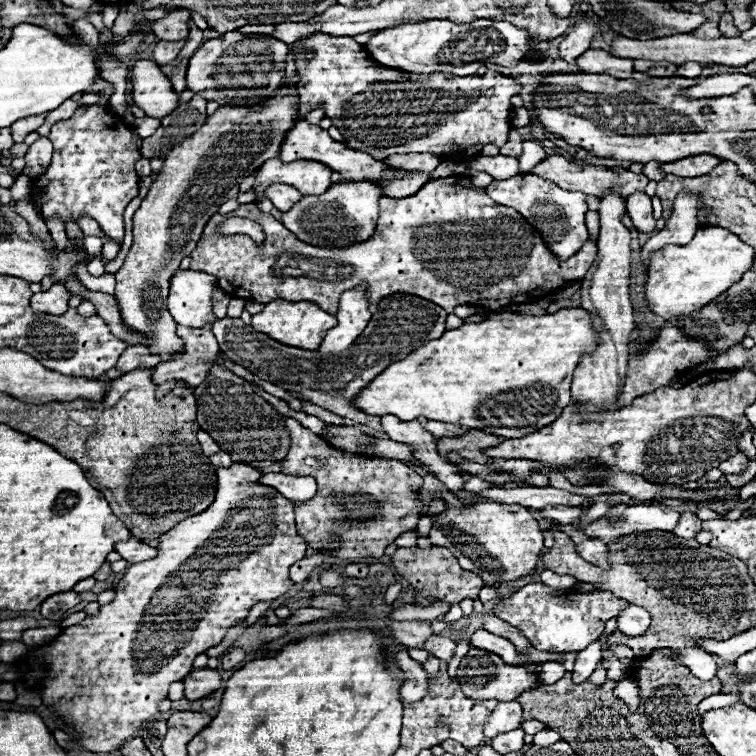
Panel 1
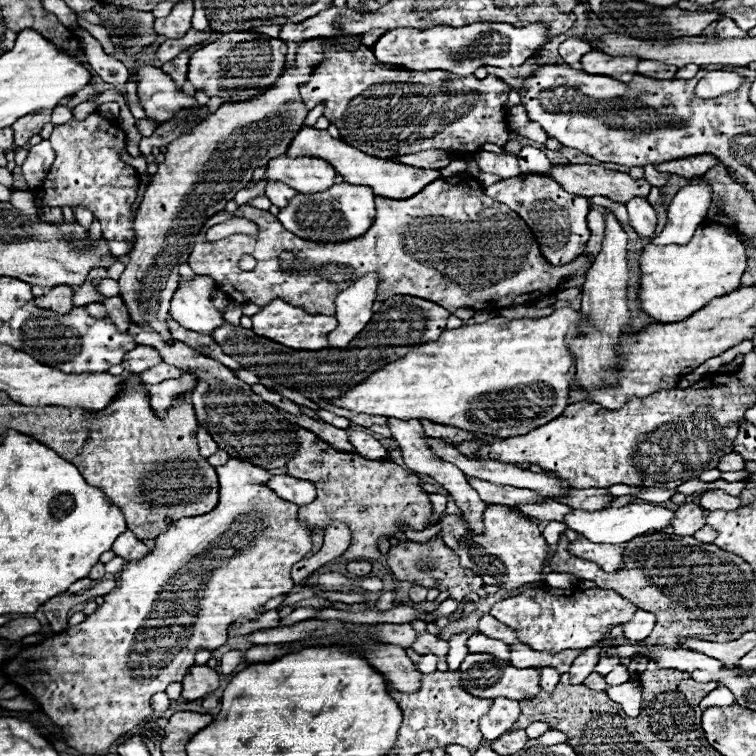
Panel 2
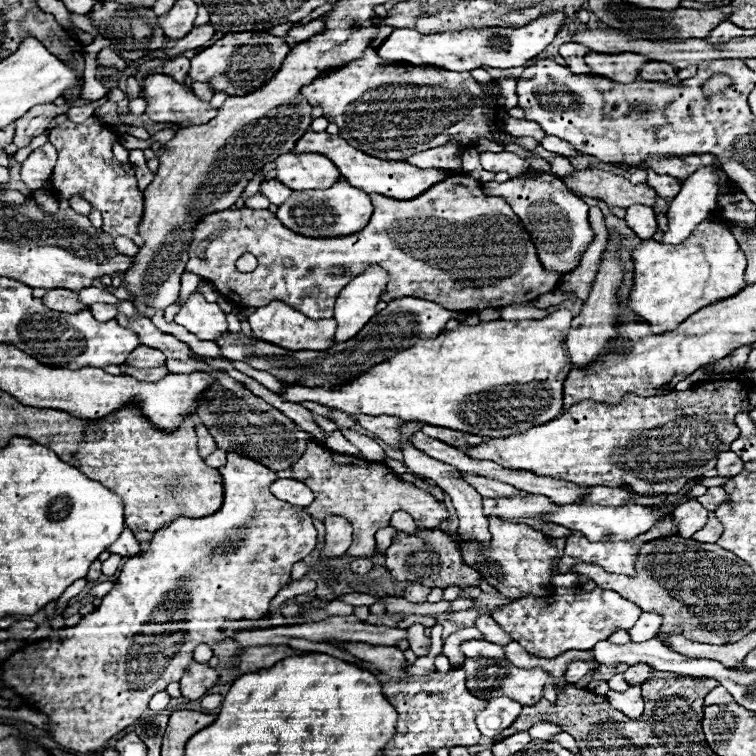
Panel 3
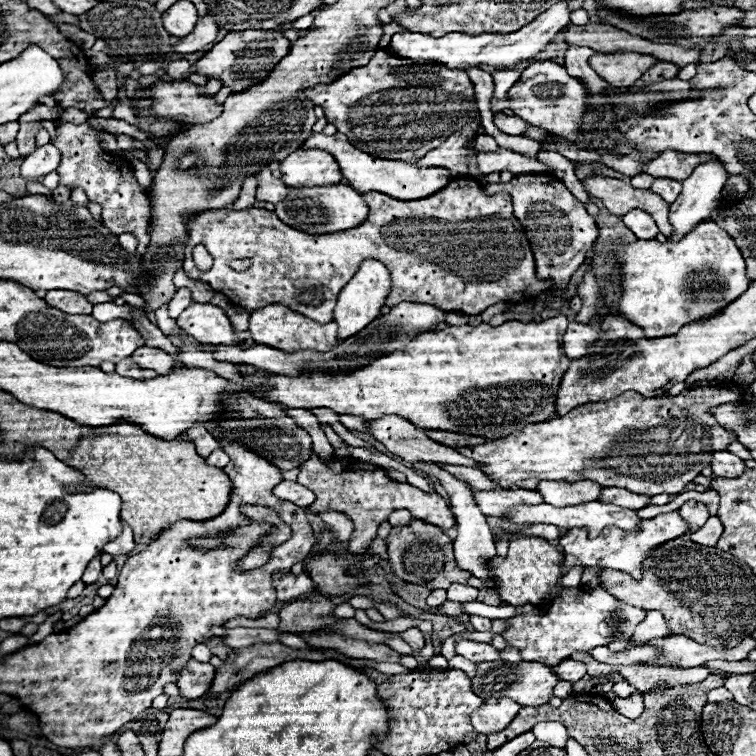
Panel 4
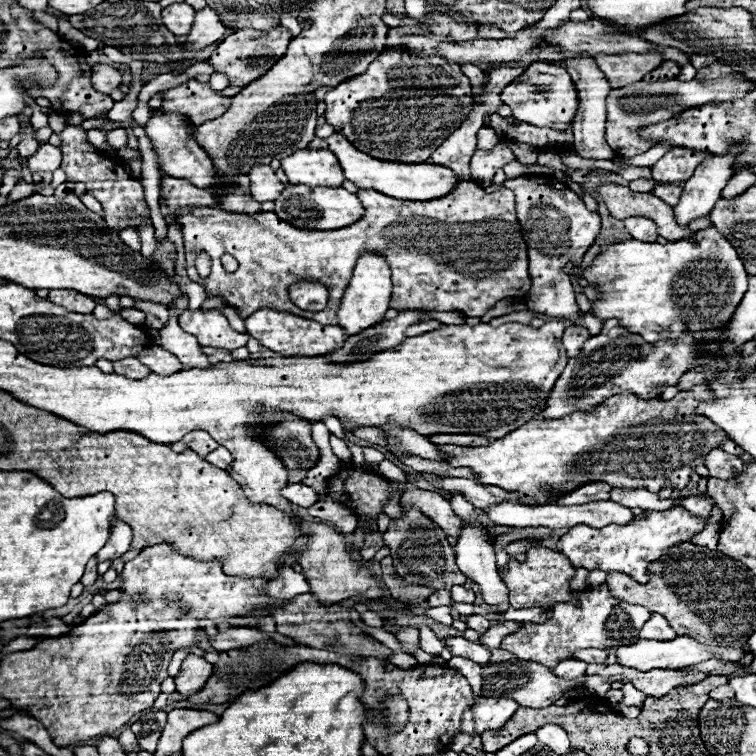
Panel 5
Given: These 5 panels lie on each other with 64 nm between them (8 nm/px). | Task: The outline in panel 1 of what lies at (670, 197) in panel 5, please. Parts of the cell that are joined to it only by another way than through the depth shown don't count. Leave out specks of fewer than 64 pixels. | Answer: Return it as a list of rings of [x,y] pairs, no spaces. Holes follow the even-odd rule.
[[[652,160],[652,162],[648,162],[648,164],[644,164],[644,170],[642,170],[650,180],[656,180],[656,182],[660,182],[662,178],[664,178],[664,170],[660,170],[660,162],[656,162],[656,160]]]

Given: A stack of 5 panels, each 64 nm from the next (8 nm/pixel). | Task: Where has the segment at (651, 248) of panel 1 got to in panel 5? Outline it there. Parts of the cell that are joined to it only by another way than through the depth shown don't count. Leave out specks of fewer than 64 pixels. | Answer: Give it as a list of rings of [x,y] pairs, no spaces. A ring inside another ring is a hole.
[[[732,148],[724,156],[704,160],[694,170],[694,176],[686,180],[680,202],[674,206],[674,218],[680,222],[680,226],[688,226],[692,220],[710,214],[714,204],[720,200],[722,188],[734,176],[732,164],[738,152],[738,148]]]

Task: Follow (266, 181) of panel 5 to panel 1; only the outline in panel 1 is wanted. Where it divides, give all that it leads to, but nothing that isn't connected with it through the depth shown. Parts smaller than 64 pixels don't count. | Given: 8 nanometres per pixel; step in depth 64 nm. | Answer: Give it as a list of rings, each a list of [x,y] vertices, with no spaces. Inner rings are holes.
[[[268,186],[266,196],[272,200],[274,208],[278,208],[280,212],[288,212],[302,198],[298,190],[292,190],[292,186]]]

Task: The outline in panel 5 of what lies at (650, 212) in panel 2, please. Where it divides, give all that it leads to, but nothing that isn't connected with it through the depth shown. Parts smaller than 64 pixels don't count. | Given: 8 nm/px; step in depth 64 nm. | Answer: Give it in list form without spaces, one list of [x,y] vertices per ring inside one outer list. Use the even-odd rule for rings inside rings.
[[[630,216],[630,218],[624,218],[624,224],[626,224],[626,230],[628,230],[636,240],[656,242],[656,238],[658,238],[656,224],[654,224],[650,218]]]

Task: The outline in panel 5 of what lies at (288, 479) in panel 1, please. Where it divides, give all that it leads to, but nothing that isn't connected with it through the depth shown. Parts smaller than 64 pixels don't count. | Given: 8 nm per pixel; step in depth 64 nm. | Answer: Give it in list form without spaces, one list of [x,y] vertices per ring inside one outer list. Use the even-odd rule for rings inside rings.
[[[286,484],[280,490],[280,494],[288,498],[292,504],[298,504],[302,508],[310,508],[318,500],[318,494],[310,486],[304,486],[304,484]]]

